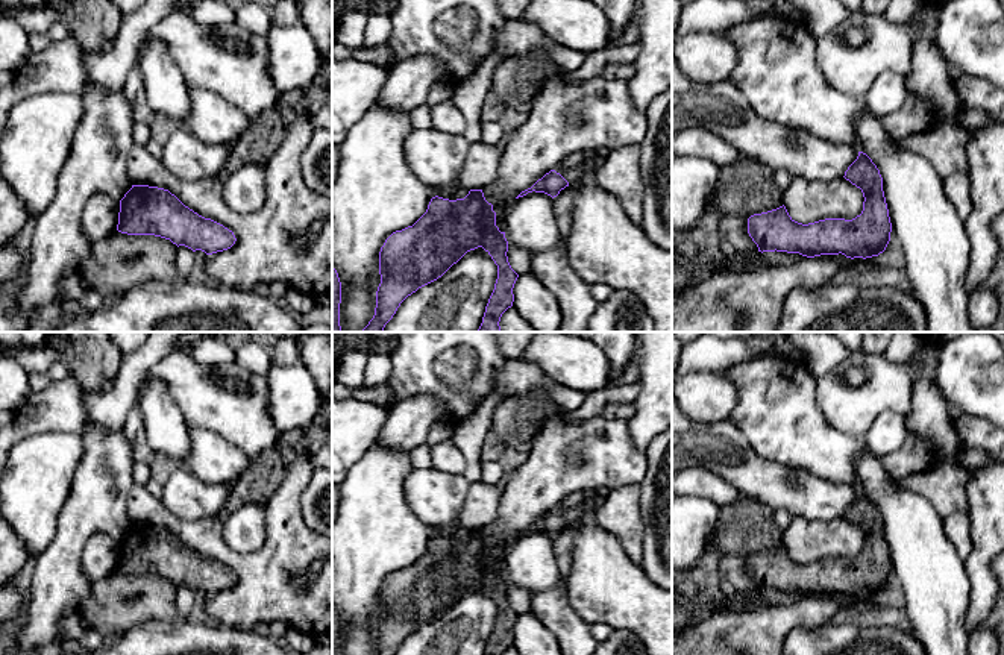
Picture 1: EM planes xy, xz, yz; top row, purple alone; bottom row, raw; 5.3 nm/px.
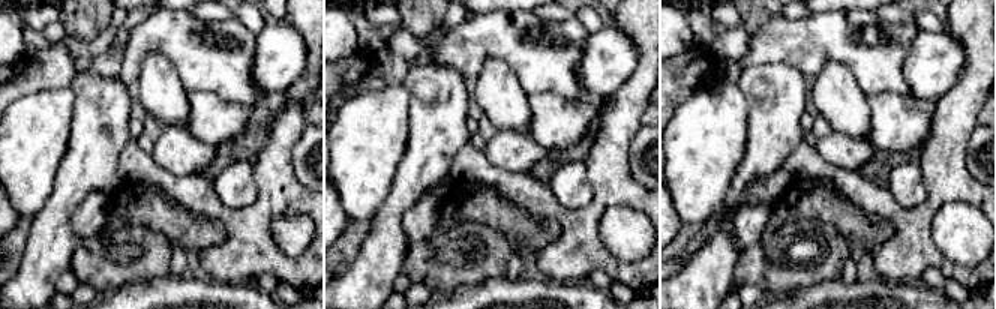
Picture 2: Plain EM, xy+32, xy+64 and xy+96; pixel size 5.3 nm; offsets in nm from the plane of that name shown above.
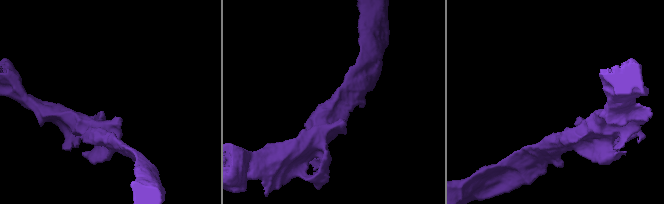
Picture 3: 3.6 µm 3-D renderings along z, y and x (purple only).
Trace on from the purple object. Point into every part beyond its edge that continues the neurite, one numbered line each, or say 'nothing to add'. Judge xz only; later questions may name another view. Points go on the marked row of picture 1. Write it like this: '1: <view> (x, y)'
1: xz (578, 162)

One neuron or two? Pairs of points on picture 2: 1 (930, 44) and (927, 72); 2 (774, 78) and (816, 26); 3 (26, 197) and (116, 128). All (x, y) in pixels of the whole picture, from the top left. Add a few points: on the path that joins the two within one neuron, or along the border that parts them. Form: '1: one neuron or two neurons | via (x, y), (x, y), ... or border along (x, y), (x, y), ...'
1: one neuron | via (930, 51), (930, 65)
2: two neurons | border along (750, 65), (788, 63), (795, 66), (806, 80)
3: two neurons | border along (68, 141), (53, 191), (41, 207)

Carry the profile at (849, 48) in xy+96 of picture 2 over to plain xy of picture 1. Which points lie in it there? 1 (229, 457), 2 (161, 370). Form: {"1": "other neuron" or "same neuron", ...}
{"1": "other neuron", "2": "same neuron"}

